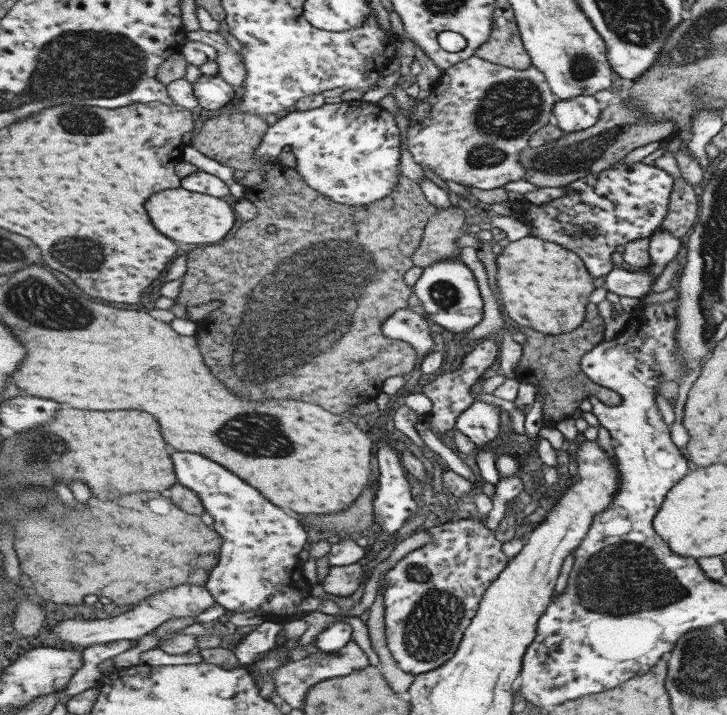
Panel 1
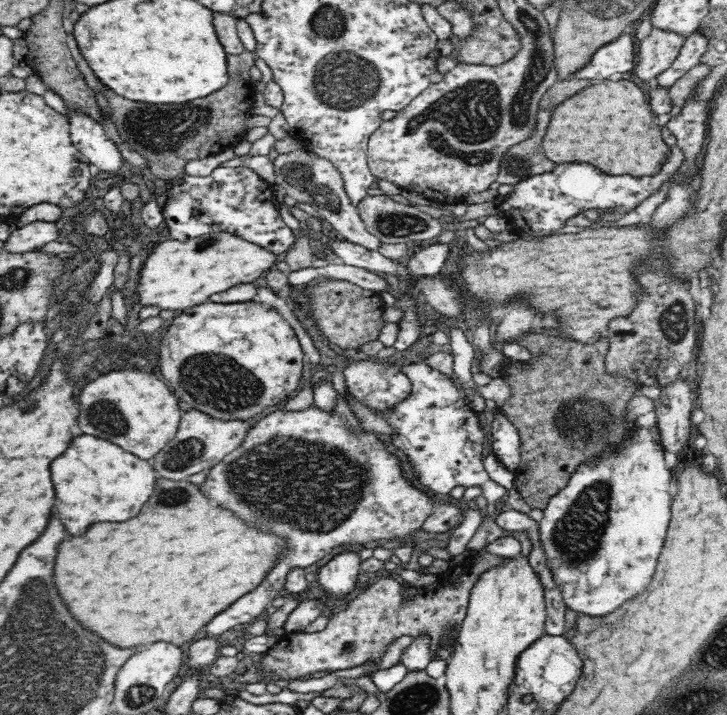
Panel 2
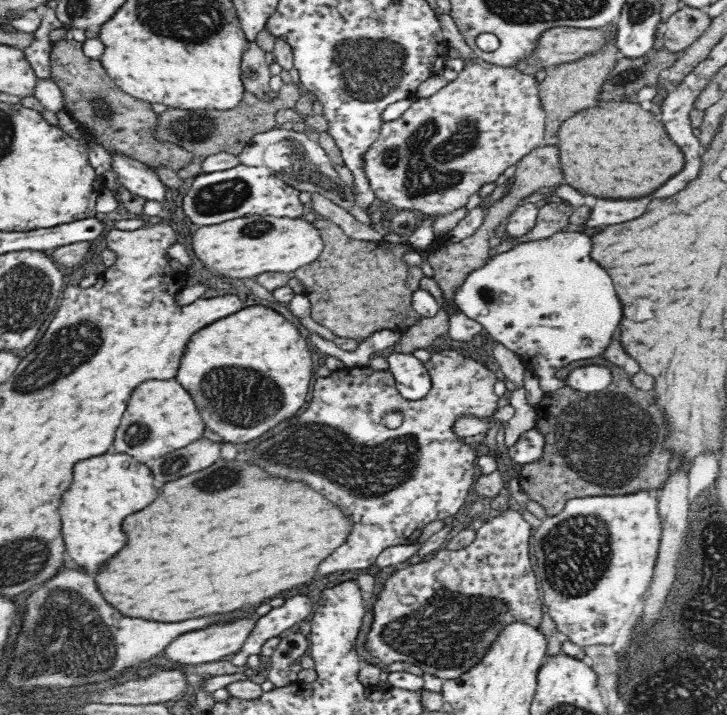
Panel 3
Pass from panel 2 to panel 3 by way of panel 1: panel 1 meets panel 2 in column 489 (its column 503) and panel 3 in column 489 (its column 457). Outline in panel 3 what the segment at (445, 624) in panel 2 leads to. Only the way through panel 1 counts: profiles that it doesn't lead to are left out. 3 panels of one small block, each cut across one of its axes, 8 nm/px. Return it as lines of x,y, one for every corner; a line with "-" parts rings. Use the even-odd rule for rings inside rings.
506,507
498,514
486,515
476,531
476,540
470,546
462,550
439,550
430,560
398,569
383,582
365,642
365,650
374,658
378,657
385,665
410,662
424,673
444,680
456,679
478,666
510,625
526,624
540,630
543,598
528,555
534,529
524,519
524,512

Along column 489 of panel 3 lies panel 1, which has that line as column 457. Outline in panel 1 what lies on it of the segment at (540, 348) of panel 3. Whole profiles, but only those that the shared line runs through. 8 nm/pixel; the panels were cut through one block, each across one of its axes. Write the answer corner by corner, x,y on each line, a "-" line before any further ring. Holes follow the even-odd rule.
461,260
437,262
425,268
421,278
415,283
414,293
421,300
422,307
420,311
428,316
428,320
436,329
445,329
453,334
469,332
484,319
485,301
483,300
478,280
473,270

